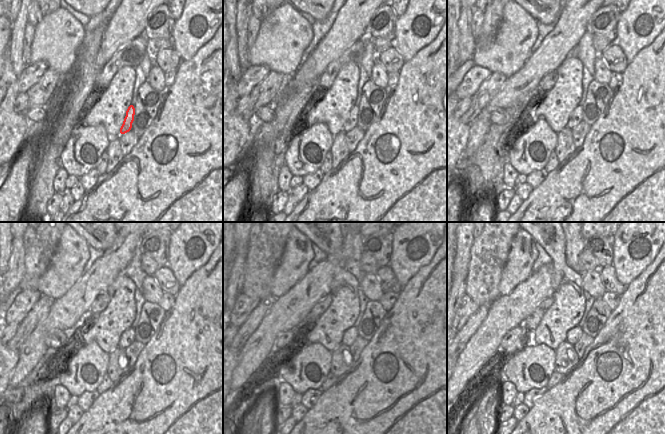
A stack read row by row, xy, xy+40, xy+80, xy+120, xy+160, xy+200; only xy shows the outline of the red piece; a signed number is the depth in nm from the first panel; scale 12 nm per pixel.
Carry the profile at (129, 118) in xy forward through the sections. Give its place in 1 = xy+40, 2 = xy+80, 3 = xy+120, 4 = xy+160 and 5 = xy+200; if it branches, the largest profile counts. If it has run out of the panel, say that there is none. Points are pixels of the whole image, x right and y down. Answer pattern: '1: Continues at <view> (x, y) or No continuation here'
1: Continues at xy+40 (353, 119)
2: Continues at xy+80 (575, 118)
3: Continues at xy+120 (127, 337)
4: Continues at xy+160 (349, 336)
5: Continues at xy+200 (573, 335)

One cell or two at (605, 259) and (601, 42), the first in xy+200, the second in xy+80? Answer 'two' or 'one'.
two

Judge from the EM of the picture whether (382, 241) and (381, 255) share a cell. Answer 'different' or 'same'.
same

